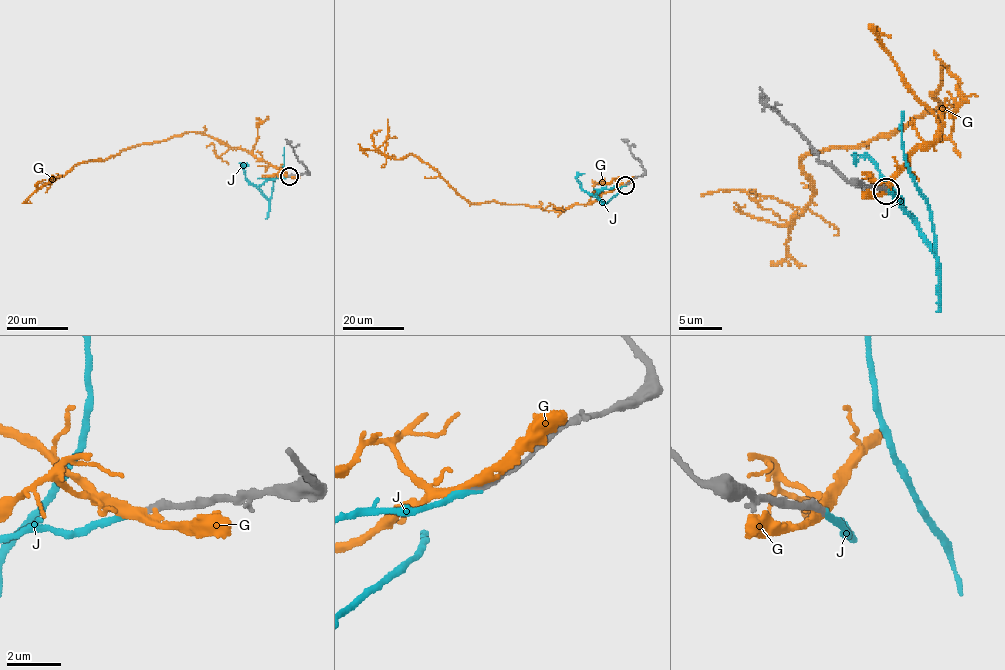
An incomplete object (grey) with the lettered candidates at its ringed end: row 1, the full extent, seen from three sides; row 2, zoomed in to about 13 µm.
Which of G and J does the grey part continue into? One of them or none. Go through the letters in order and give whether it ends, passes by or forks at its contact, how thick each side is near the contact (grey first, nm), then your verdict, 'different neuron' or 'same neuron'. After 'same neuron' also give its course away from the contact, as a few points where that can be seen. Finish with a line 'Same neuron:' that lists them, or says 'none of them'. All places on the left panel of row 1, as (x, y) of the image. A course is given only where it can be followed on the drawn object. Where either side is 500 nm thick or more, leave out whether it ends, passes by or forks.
G: it passes by; 320 nm thick on the grey side, 320 nm on the other; different neuron
J: it ends there; 240 nm thick on the grey side, 220 nm on the other; same neuron; it runs (289, 175), (268, 178), (259, 187), (261, 192), (269, 199), (271, 196), (274, 178), (283, 165), (284, 147)
Same neuron: J

